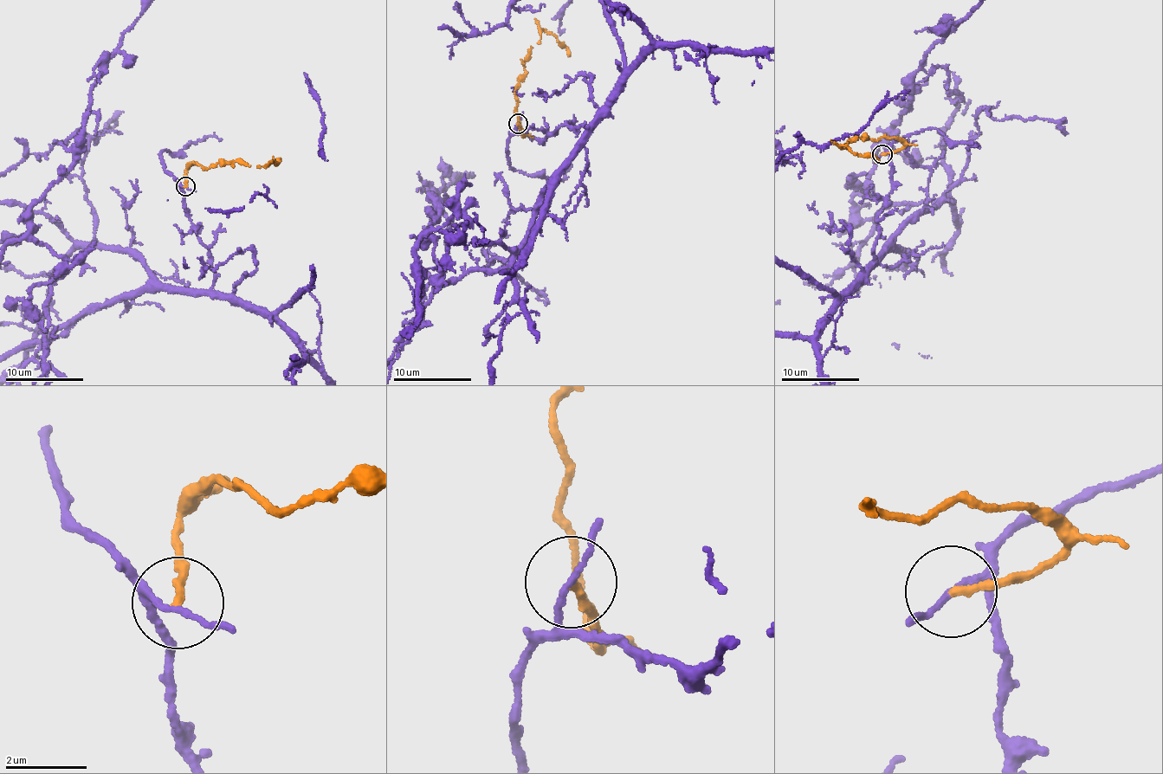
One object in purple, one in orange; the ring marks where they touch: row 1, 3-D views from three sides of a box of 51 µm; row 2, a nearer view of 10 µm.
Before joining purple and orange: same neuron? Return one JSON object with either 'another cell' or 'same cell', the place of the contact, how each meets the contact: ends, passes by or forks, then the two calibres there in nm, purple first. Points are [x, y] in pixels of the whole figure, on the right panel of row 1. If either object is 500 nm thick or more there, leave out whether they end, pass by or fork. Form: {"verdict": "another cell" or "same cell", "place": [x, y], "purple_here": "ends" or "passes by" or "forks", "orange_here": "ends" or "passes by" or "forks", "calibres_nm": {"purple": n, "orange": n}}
{"verdict": "another cell", "place": [882, 154], "purple_here": "passes by", "orange_here": "ends", "calibres_nm": {"purple": 110, "orange": 180}}

